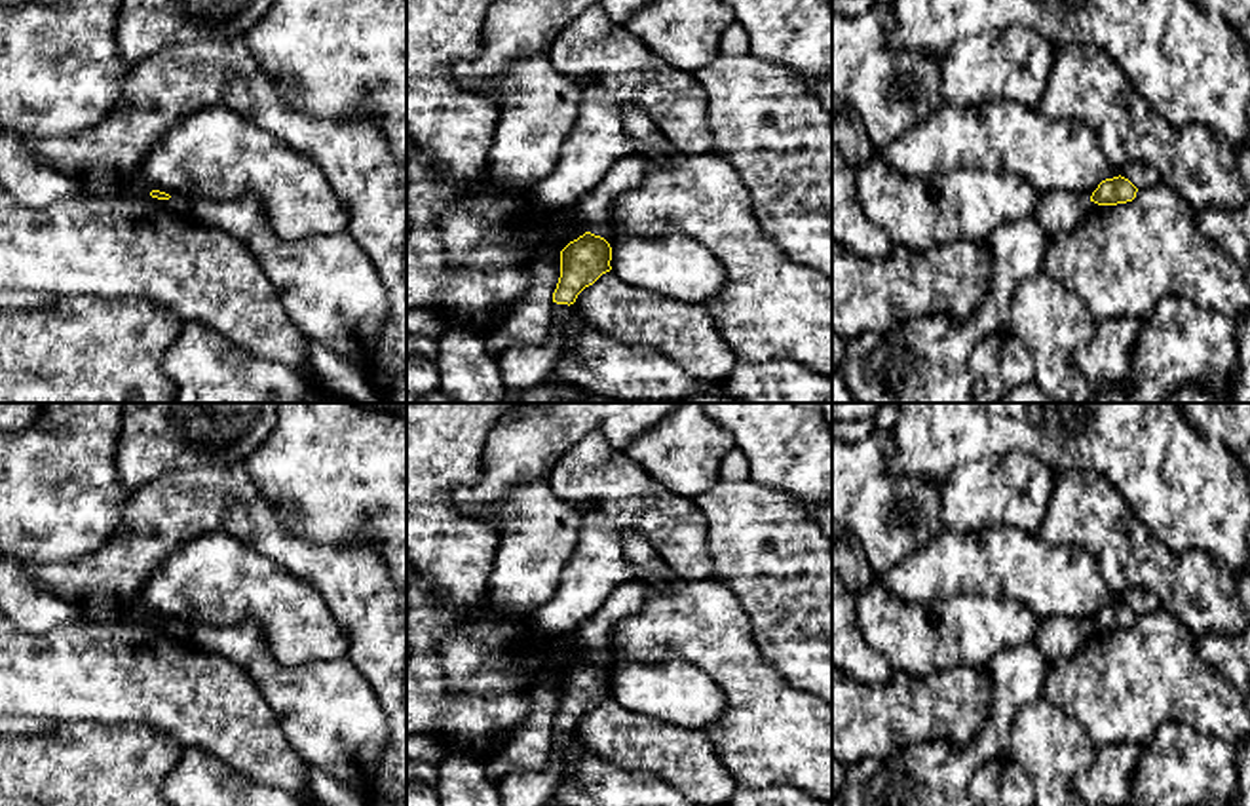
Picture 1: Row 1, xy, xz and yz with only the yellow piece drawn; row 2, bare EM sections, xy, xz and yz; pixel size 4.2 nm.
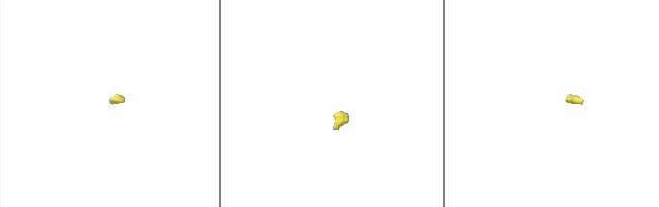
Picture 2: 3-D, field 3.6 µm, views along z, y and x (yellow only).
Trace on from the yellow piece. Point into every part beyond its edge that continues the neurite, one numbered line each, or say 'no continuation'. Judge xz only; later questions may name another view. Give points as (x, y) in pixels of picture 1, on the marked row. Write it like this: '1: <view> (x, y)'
1: xz (568, 322)

